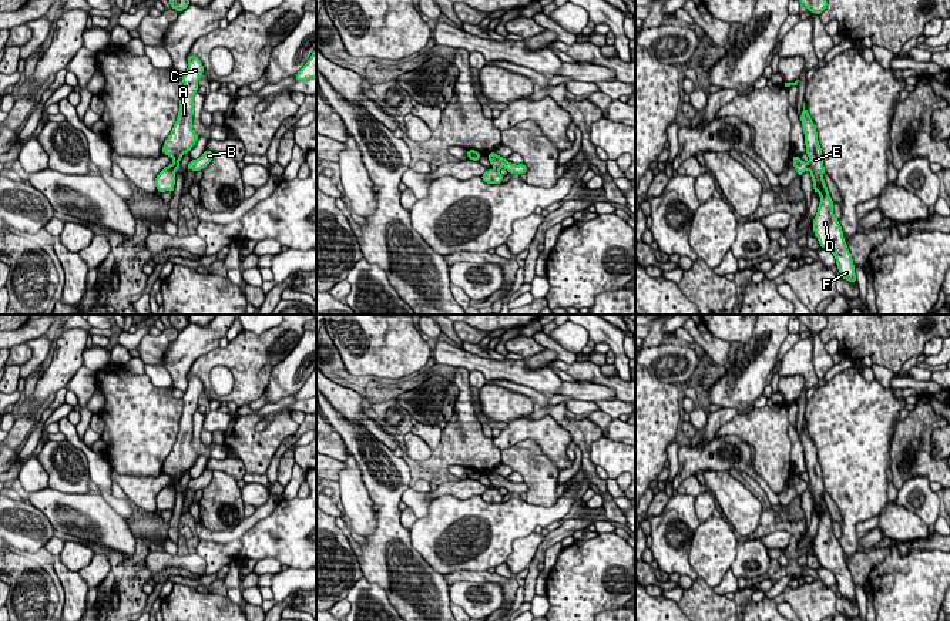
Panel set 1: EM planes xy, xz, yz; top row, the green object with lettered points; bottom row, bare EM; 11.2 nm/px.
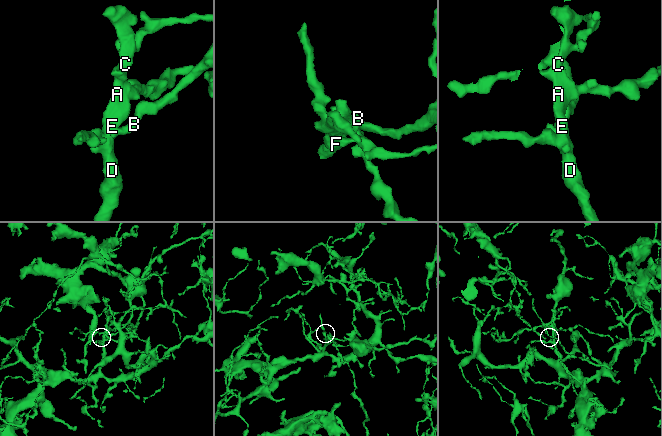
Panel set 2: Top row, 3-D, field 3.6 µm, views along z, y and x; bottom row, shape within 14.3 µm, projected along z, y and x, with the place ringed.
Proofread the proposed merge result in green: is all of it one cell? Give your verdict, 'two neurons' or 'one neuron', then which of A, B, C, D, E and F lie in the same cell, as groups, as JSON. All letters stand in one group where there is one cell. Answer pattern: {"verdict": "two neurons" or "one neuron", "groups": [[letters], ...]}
{"verdict": "two neurons", "groups": [["A", "C", "D", "E", "F"], ["B"]]}

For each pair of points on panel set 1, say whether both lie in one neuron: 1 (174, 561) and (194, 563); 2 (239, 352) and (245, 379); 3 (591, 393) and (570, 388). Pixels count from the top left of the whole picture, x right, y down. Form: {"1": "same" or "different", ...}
{"1": "same", "2": "same", "3": "same"}

